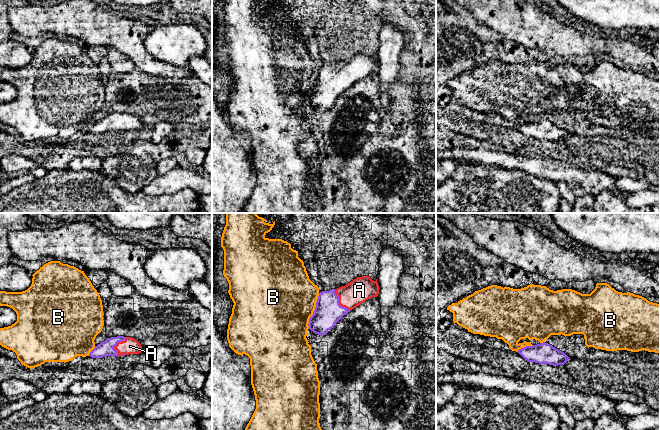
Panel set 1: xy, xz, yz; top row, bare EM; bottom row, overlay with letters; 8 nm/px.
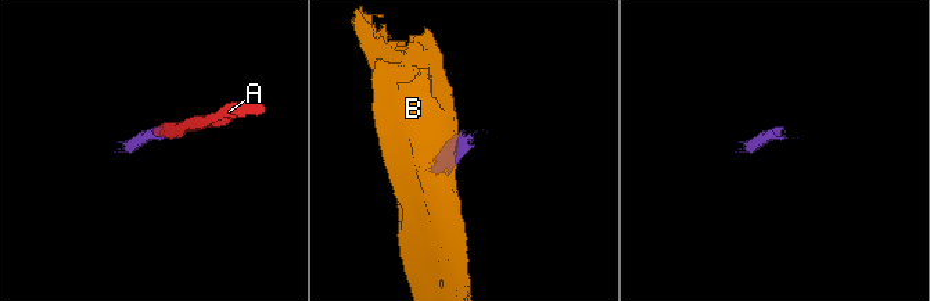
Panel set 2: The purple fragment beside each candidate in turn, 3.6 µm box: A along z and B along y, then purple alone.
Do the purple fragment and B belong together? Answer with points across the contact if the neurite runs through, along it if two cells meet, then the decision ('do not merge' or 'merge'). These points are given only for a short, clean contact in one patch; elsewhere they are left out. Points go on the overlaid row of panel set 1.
border along xz (319, 293), (315, 309), (309, 319), (308, 328); do not merge

